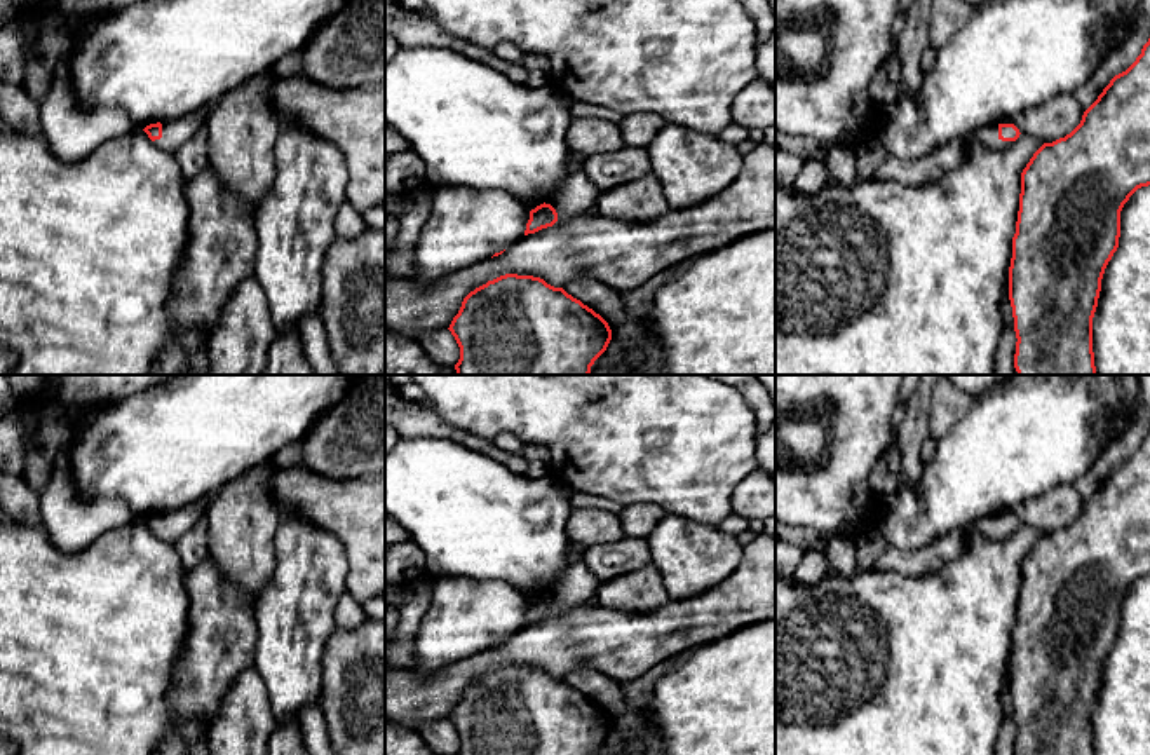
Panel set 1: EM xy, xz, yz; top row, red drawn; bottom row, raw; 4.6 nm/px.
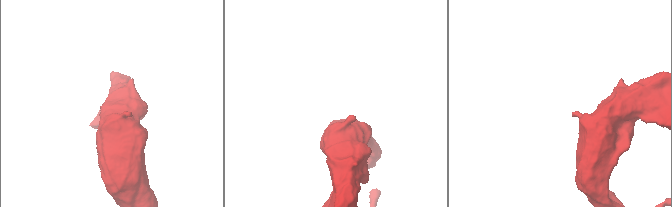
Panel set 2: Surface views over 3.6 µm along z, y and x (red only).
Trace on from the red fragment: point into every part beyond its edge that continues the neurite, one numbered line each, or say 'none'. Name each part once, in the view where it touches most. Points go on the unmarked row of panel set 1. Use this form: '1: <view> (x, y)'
1: yz (988, 525)

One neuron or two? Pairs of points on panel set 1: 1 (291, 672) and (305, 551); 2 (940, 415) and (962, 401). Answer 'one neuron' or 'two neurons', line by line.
1: one neuron
2: one neuron

